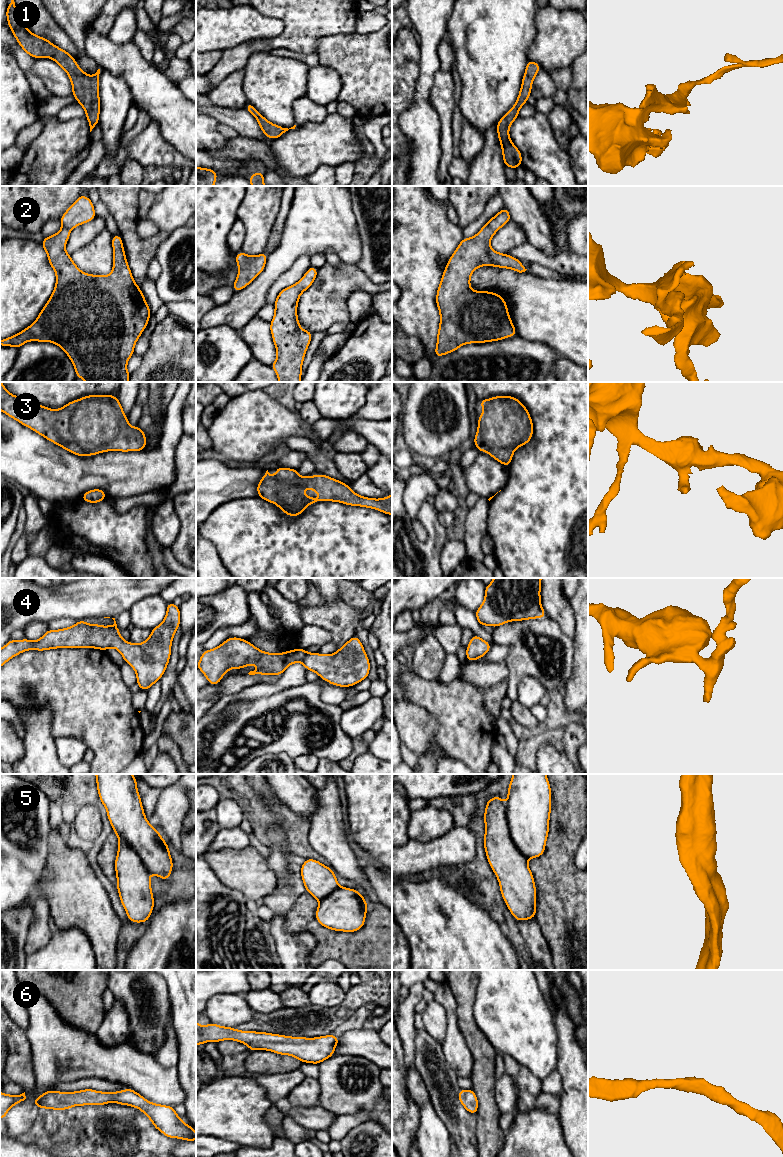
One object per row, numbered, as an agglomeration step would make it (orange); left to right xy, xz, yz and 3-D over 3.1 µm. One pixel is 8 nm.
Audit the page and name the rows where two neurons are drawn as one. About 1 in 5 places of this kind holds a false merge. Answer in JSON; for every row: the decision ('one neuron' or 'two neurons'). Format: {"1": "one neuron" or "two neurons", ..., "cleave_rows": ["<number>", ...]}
{"1": "one neuron", "2": "one neuron", "3": "one neuron", "4": "one neuron", "5": "one neuron", "6": "one neuron", "cleave_rows": []}

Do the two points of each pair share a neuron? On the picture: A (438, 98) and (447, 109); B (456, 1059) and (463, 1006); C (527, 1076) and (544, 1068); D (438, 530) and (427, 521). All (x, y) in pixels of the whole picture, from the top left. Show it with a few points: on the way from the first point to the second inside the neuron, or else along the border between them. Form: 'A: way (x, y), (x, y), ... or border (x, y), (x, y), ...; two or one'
A: way (441, 101), (444, 106); one
B: border (455, 1007), (458, 1029), (471, 1051); two
C: border (520, 1064), (527, 1067), (541, 1080); two
D: way (435, 528), (430, 523); one

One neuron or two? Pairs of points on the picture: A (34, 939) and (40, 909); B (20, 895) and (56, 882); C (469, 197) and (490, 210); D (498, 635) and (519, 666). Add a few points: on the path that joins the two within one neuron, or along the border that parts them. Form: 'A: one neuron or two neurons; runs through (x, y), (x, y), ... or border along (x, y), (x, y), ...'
A: one neuron; runs through (39, 932), (40, 916)
B: two neurons; border along (46, 867), (37, 891)
C: two neurons; border along (493, 196), (484, 211), (469, 223)
D: one neuron; runs through (508, 636), (519, 647), (519, 656)

